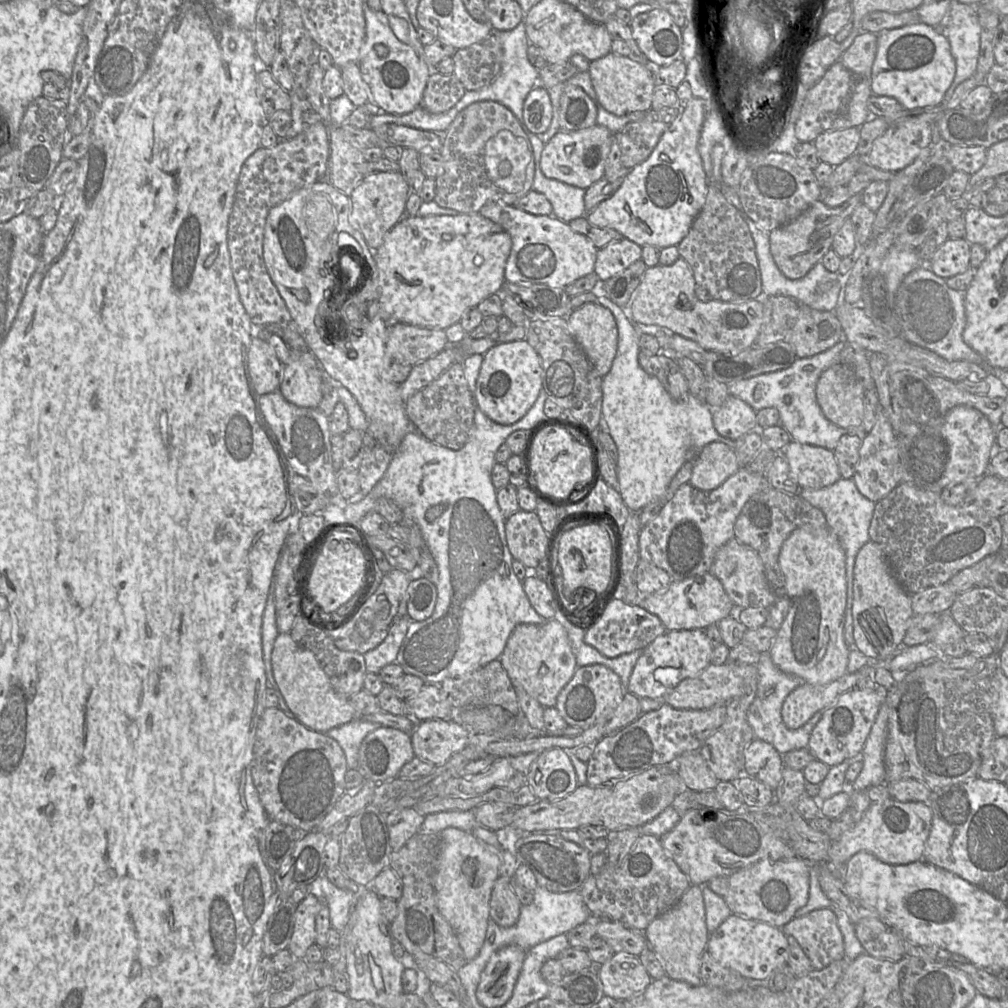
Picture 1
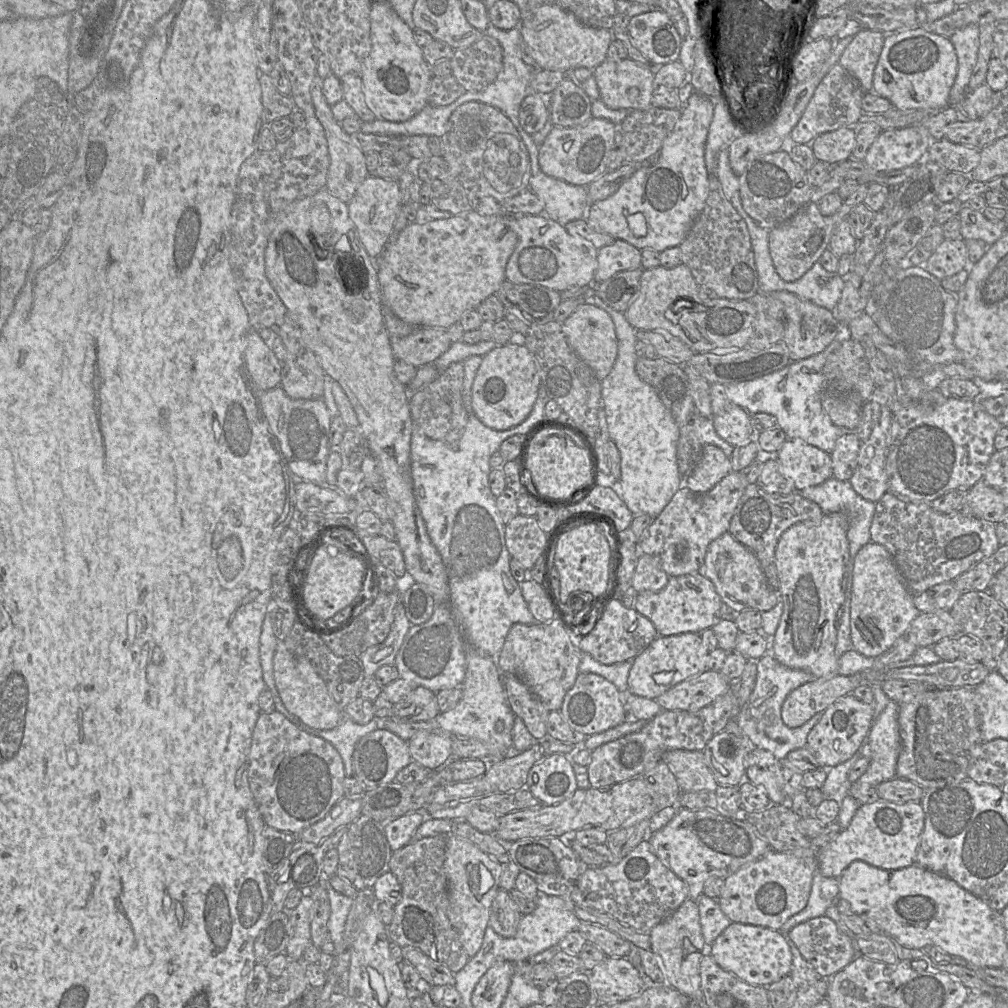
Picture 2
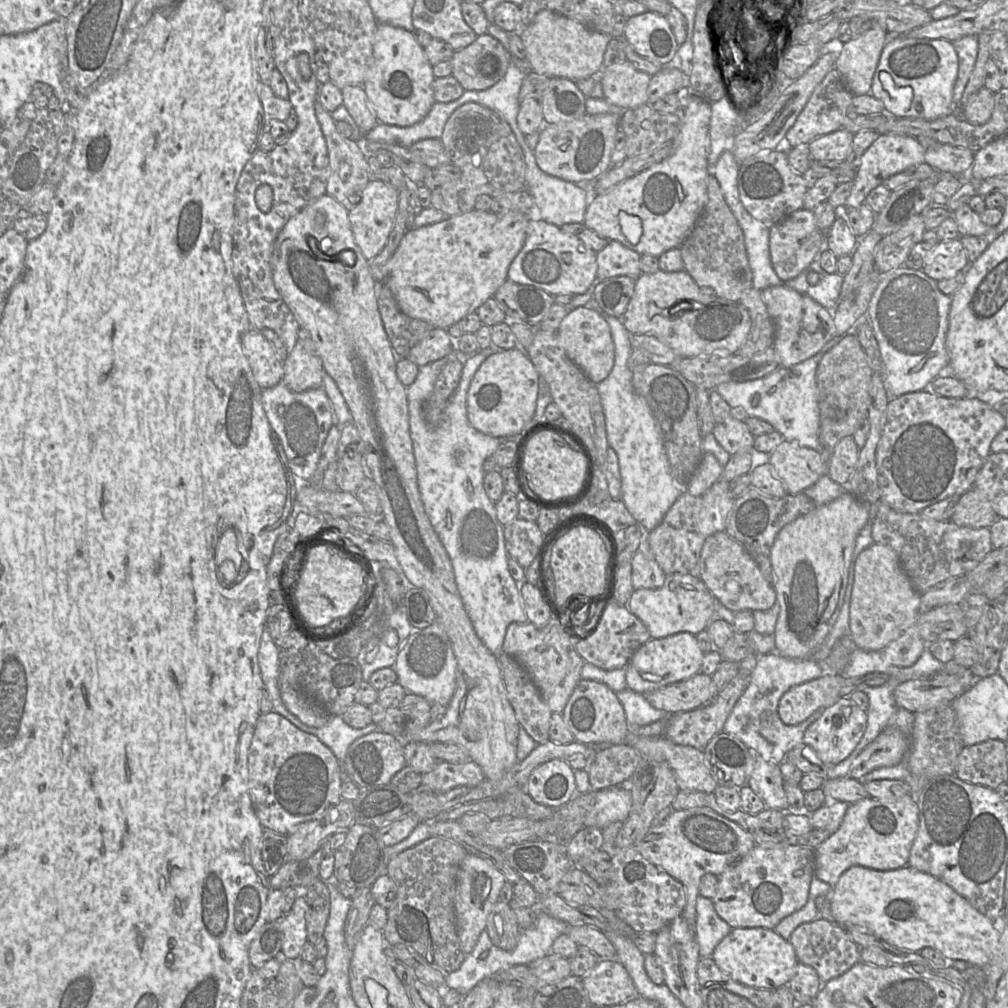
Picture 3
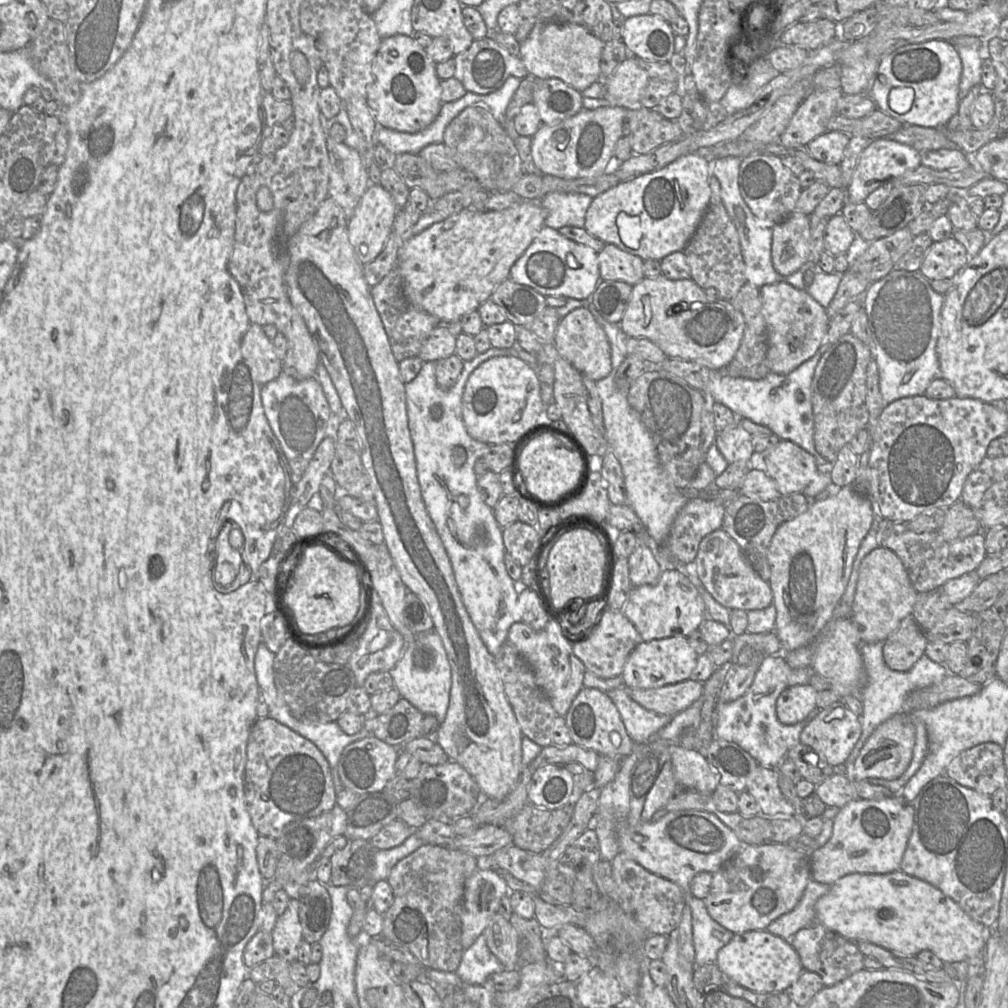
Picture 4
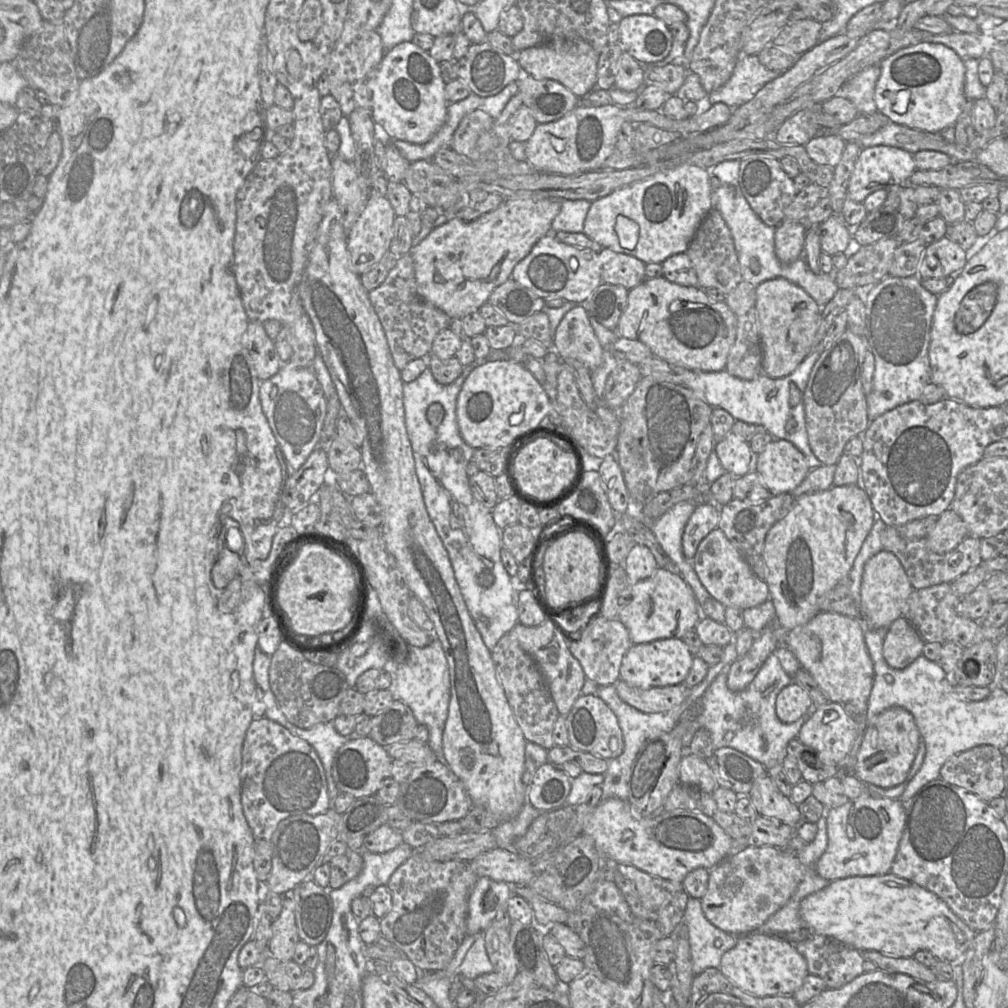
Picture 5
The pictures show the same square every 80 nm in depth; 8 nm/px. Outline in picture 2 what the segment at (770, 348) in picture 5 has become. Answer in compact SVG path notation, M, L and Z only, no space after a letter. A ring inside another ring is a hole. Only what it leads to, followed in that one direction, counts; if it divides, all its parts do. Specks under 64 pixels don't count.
M776 291L767 295L784 305L785 325L782 341L788 349L791 362L822 352L836 338L842 336L843 326L836 320L832 311L787 291Z

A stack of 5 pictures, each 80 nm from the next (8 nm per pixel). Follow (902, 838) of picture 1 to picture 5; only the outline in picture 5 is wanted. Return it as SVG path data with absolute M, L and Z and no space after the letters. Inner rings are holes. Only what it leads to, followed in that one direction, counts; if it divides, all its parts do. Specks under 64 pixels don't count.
M865 794L846 804L827 809L828 845L815 864L817 874L834 881L852 876L884 875L890 872L906 823L901 799Z

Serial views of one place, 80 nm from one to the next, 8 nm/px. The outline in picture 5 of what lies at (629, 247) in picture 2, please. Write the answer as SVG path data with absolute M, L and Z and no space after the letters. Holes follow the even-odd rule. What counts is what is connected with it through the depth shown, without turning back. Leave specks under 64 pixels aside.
M602 248L599 258L604 283L622 285L630 290L646 279L645 263L634 256Z

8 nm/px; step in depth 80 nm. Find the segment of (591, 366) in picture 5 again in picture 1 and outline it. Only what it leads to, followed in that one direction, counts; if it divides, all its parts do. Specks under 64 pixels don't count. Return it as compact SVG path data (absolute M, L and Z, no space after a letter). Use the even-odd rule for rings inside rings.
M598 302L572 310L568 330L601 377L611 369L618 347L618 327L612 312Z

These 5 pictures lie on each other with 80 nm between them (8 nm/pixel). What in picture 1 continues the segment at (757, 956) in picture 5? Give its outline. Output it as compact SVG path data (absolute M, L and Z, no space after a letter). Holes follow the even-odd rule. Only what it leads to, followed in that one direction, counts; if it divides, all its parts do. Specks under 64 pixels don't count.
M733 913L710 934L706 950L722 966L759 981L767 980L776 969L787 964L789 954L787 936L781 928Z

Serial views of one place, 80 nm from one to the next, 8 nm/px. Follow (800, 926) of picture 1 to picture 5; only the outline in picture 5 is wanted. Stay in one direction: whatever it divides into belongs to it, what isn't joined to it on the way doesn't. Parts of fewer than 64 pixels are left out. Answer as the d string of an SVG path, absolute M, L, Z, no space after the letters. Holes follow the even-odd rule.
M811 934L794 946L806 959L808 972L822 978L829 989L841 988L864 973L862 952L836 939Z

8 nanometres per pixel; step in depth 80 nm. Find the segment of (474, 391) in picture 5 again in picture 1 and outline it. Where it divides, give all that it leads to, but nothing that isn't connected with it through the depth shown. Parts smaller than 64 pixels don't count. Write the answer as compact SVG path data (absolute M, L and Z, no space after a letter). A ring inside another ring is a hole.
M526 339L498 342L483 357L474 392L475 404L492 421L514 424L525 416L542 389L540 357Z

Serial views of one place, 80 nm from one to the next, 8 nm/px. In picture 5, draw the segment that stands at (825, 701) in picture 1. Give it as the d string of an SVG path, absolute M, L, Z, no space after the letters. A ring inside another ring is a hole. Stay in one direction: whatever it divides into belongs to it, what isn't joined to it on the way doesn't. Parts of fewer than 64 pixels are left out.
M792 682L784 687L776 699L776 715L783 723L800 719L813 703L808 691Z

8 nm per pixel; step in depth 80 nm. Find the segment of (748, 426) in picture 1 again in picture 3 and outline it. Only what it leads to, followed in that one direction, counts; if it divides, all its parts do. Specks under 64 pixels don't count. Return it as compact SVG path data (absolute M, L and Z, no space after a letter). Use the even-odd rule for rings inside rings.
M731 415L723 422L716 423L712 433L730 455L741 450L753 449L755 437L749 431L747 424Z

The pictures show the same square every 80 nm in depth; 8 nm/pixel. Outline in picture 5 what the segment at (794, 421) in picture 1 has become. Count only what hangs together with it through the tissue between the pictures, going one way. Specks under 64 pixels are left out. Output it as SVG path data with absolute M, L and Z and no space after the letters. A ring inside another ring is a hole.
M822 347L814 348L791 374L782 378L771 378L762 373L754 380L742 380L729 374L726 370L719 372L696 371L695 378L686 387L713 408L722 408L729 412L735 420L762 425L774 439L784 439L791 442L802 452L810 470L812 470L822 466L823 463L813 454L808 442L803 401L795 406L790 405L790 384L794 383L804 393L810 372L822 352ZM789 419L796 421L793 433L788 433L785 430L785 424Z

